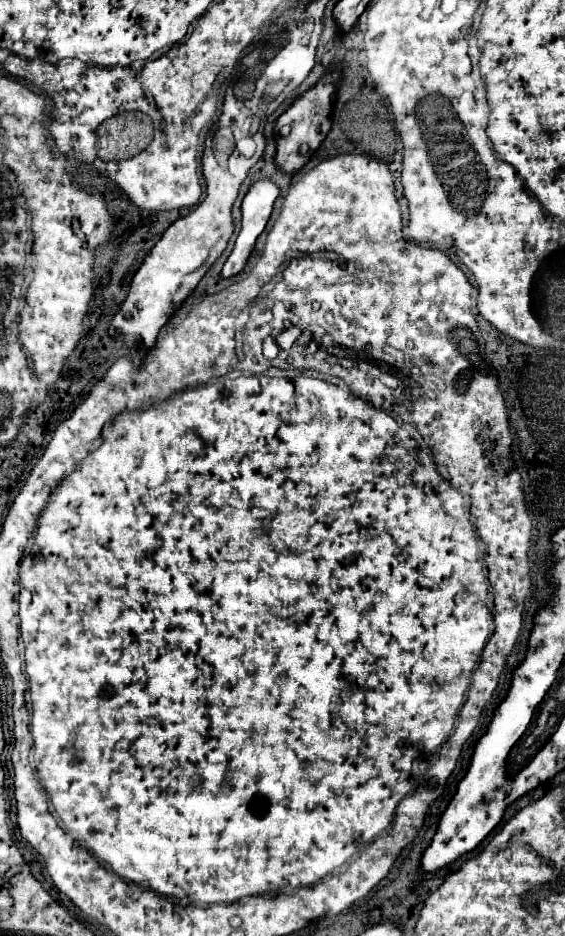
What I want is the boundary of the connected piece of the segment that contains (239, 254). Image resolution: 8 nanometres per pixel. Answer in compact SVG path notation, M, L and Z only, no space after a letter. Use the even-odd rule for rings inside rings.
M271 178L257 180L249 188L249 192L243 200L243 206L241 206L241 210L243 210L241 232L235 240L231 256L227 258L227 262L223 266L223 272L221 272L223 278L229 278L243 270L243 266L255 246L255 240L259 238L259 234L265 230L265 226L269 222L277 196L279 196L279 188Z

